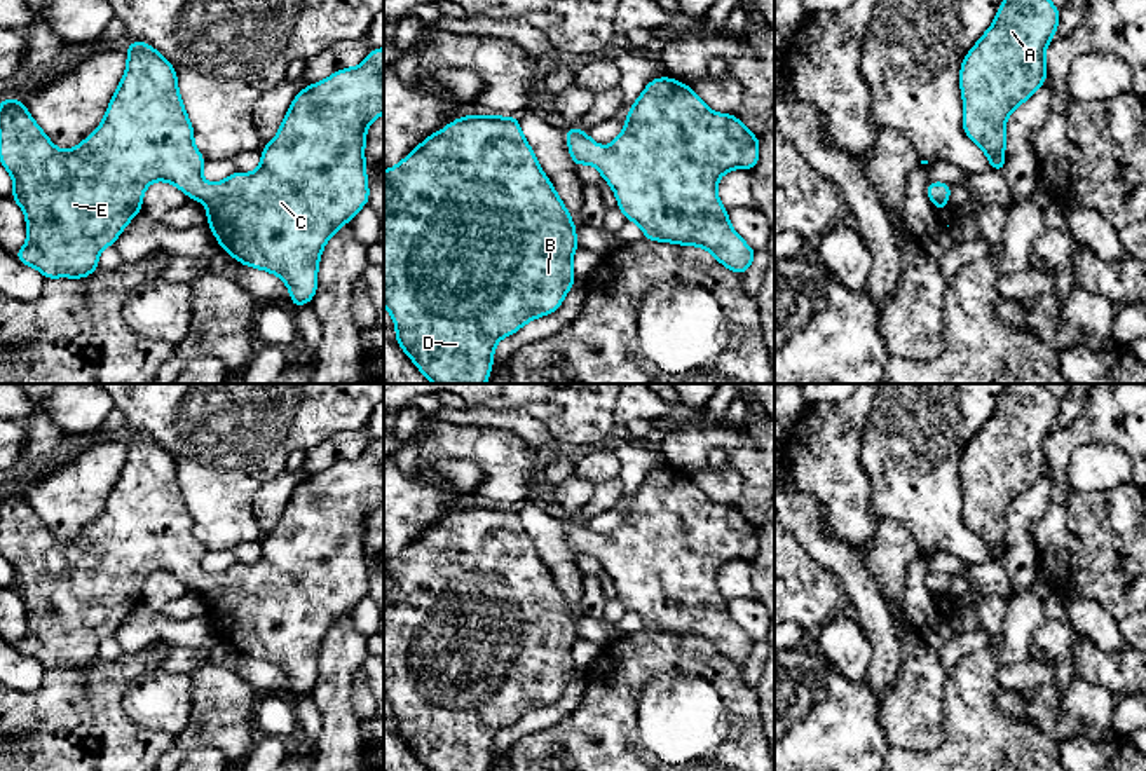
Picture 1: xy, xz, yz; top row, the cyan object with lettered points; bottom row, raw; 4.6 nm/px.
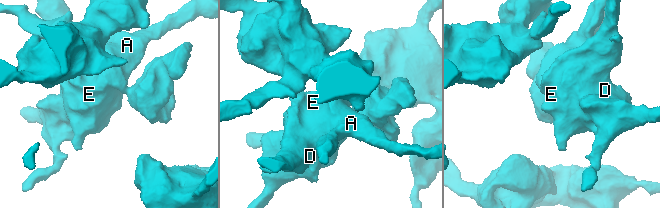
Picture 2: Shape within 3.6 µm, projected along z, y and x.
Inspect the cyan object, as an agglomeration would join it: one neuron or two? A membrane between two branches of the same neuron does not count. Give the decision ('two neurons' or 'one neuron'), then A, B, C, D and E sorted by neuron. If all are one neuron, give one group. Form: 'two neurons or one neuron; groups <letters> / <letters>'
one neuron; groups A B C D E

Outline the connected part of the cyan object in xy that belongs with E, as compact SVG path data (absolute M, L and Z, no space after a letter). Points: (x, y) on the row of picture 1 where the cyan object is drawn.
M147 42L127 44L126 73L106 108L99 127L72 150L58 150L21 99L5 98L0 103L0 162L10 173L10 195L26 213L26 244L14 255L17 262L35 267L47 279L82 279L98 269L98 256L112 246L134 215L141 213L145 188L157 180L167 181L202 201L208 223L223 251L239 263L279 276L291 293L291 305L309 304L317 290L317 263L326 241L368 204L368 180L365 164L366 129L384 113L384 47L373 49L356 68L342 68L331 77L302 89L276 138L262 150L262 162L255 173L235 171L218 183L206 183L201 176L204 157L194 145L194 127L178 92L173 65Z

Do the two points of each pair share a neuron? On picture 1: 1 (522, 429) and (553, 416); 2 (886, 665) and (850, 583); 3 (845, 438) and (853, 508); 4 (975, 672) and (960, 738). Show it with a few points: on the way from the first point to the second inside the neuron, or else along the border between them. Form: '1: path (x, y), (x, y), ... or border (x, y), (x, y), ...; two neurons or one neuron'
1: border (501, 410), (525, 410), (552, 436); two neurons
2: path (886, 644), (871, 604); one neuron
3: path (845, 456), (845, 491); one neuron
4: path (972, 688), (970, 723); one neuron

